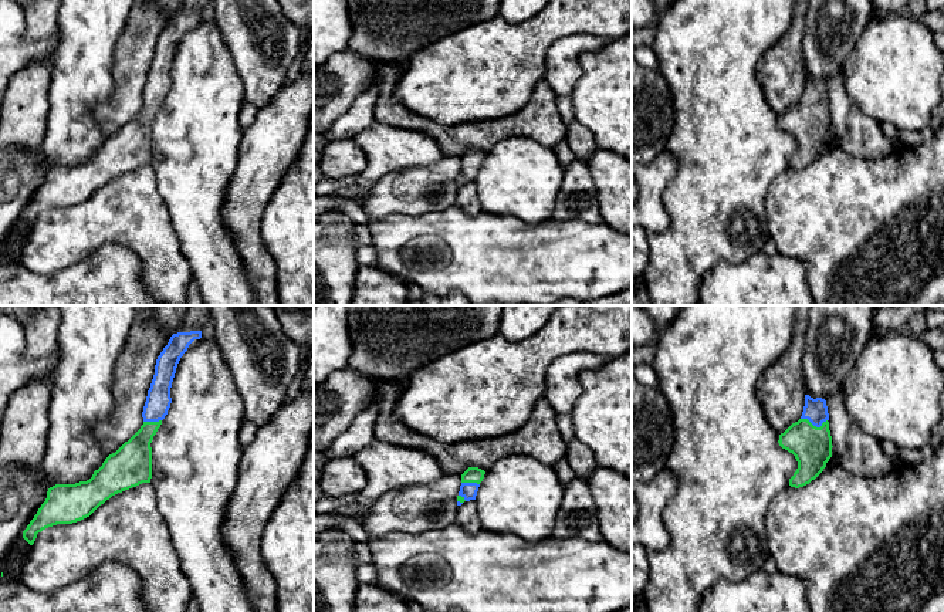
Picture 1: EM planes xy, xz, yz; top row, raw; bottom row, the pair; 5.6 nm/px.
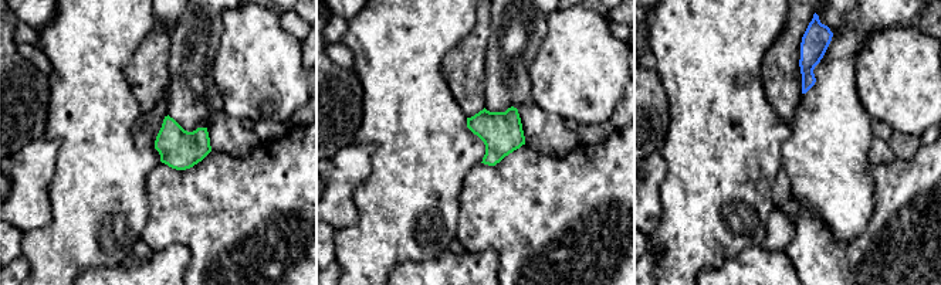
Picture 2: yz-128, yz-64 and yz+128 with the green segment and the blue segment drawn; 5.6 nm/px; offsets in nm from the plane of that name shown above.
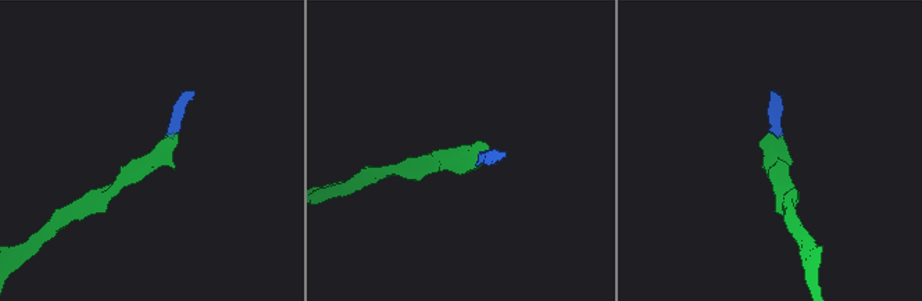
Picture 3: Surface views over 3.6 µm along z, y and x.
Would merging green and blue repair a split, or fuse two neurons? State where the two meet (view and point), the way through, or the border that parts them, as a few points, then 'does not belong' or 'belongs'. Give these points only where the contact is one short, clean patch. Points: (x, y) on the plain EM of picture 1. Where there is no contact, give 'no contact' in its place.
contact yz (812, 107); way yz (812, 128), (812, 107), (815, 93); belongs

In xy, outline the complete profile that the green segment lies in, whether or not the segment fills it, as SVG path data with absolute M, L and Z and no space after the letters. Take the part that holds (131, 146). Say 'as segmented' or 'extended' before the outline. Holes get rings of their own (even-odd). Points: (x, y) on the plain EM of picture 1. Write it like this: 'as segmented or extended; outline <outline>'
extended; outline M183 0L158 38L142 94L143 106L141 111L115 135L109 136L89 162L75 166L55 166L48 170L45 183L23 213L23 220L30 227L43 212L57 206L81 203L112 177L142 165L150 165L150 125L170 89L170 70L177 45L189 27L202 20L206 3L207 0Z

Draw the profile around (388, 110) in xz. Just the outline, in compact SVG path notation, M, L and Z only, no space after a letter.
M375 60L371 62L375 68L371 87L379 88L375 101L375 121L406 126L433 136L444 156L461 158L468 149L487 153L498 142L511 136L525 136L551 149L566 139L566 125L556 108L556 95L545 80L534 87L527 105L511 116L444 126L426 116L413 115L393 98L395 87L406 70L406 62Z

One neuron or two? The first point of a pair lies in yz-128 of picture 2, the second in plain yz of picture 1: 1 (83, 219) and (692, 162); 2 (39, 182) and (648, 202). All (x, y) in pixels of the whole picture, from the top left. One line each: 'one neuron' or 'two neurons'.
1: one neuron
2: one neuron

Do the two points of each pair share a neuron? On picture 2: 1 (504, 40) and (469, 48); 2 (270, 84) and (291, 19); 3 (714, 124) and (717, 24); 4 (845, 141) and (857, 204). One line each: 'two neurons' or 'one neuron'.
1: two neurons
2: two neurons
3: one neuron
4: one neuron

